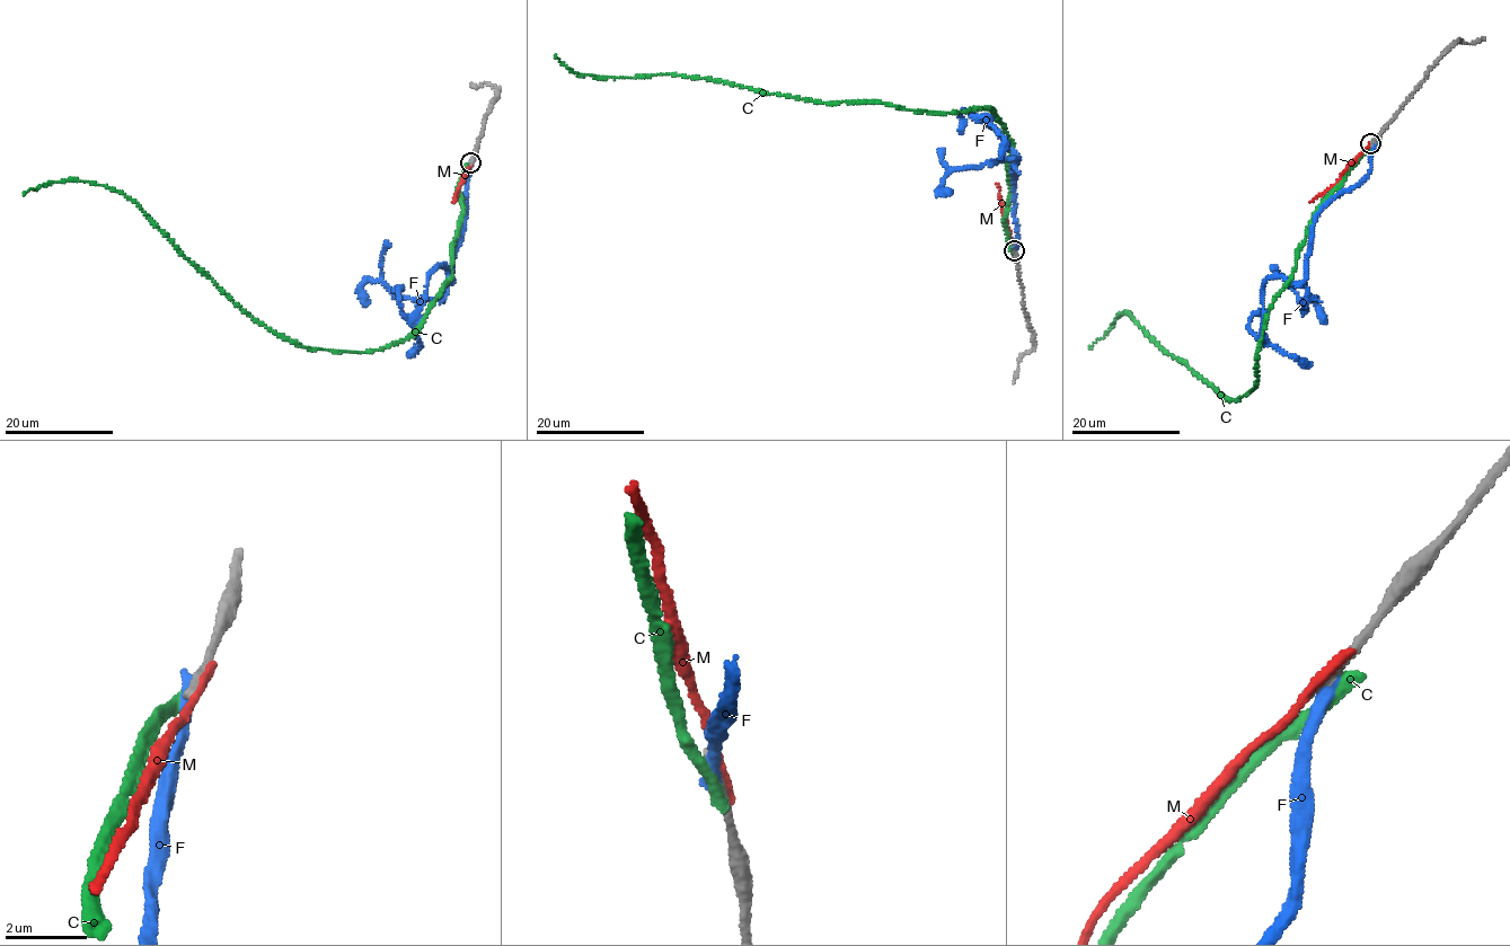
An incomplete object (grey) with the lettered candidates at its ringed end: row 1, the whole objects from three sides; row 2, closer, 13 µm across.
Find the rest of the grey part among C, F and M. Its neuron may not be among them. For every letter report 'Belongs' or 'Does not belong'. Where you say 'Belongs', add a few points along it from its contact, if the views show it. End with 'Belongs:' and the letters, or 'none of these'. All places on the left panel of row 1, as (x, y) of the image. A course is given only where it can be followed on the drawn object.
C: Does not belong
F: Does not belong
M: Does not belong
Belongs: none of these

